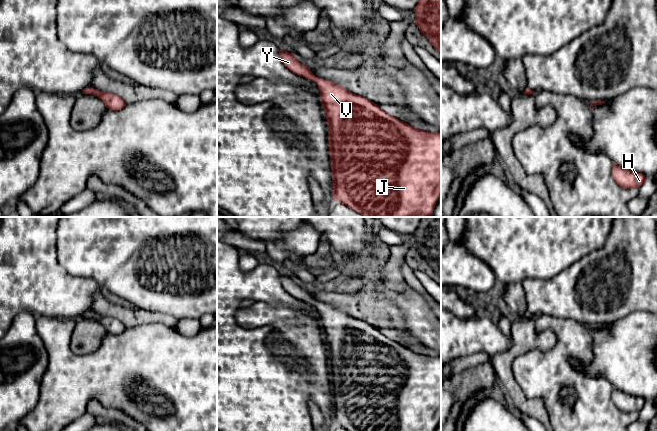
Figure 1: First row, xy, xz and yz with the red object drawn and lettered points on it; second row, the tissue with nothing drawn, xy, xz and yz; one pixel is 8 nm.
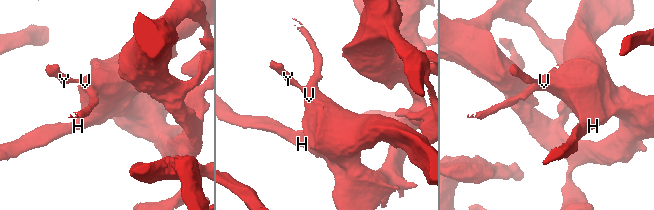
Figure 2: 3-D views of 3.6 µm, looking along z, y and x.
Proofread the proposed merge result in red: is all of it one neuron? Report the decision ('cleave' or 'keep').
keep

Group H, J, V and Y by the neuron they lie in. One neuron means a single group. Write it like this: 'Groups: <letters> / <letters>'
Groups: H J V Y

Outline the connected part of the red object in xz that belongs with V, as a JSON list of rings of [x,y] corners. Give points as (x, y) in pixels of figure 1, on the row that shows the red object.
[[[279,50],[282,63],[293,73],[314,81],[320,91],[328,124],[329,155],[333,180],[333,198],[364,217],[428,217],[441,196],[441,132],[416,129],[382,110],[367,98],[345,87],[316,77],[297,57]]]

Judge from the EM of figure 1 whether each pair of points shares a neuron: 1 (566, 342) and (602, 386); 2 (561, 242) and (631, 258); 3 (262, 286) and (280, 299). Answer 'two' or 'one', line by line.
1: one
2: two
3: one

